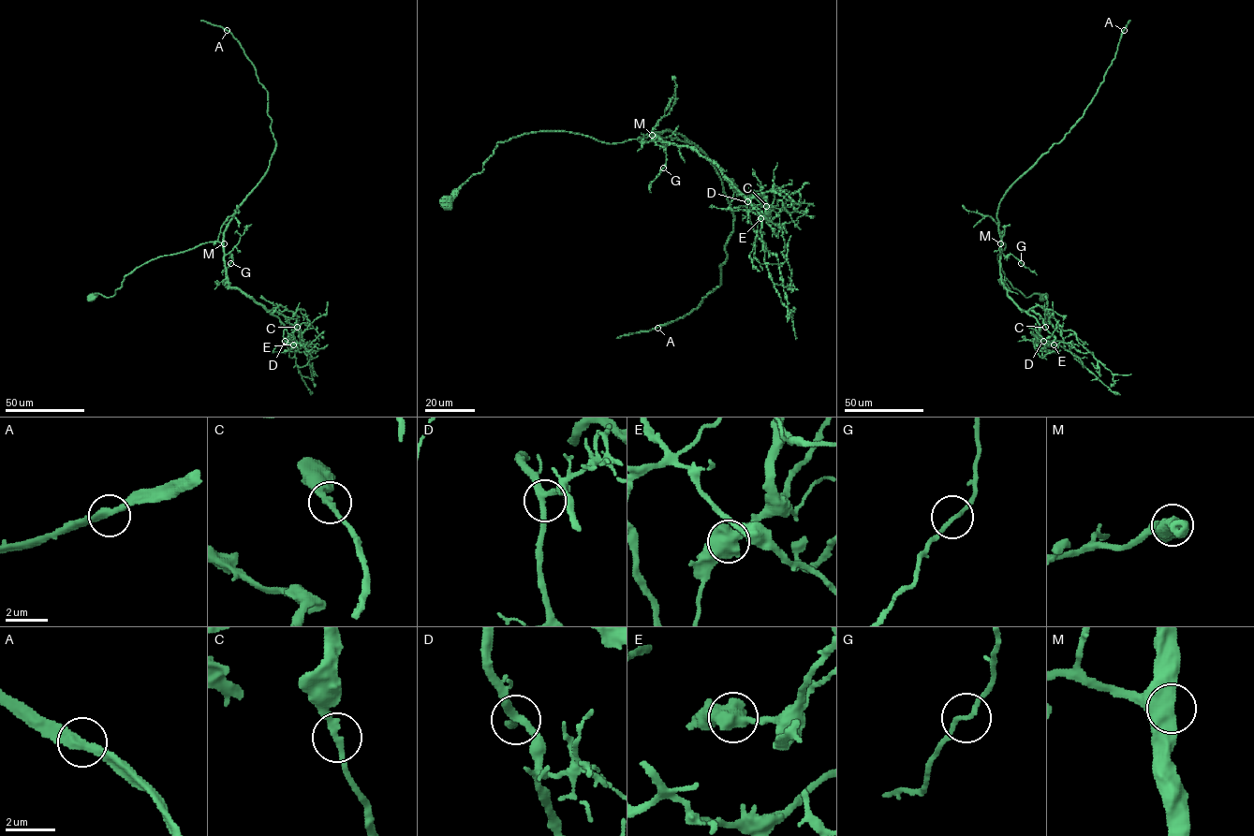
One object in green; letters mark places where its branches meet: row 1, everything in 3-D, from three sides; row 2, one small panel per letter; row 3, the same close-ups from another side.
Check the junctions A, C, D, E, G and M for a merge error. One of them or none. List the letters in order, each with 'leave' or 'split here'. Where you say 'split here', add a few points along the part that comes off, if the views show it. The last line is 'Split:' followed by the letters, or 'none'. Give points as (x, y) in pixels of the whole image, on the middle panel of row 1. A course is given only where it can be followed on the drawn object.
A: leave
C: leave
D: leave
E: leave
G: leave
M: leave
Split: none

